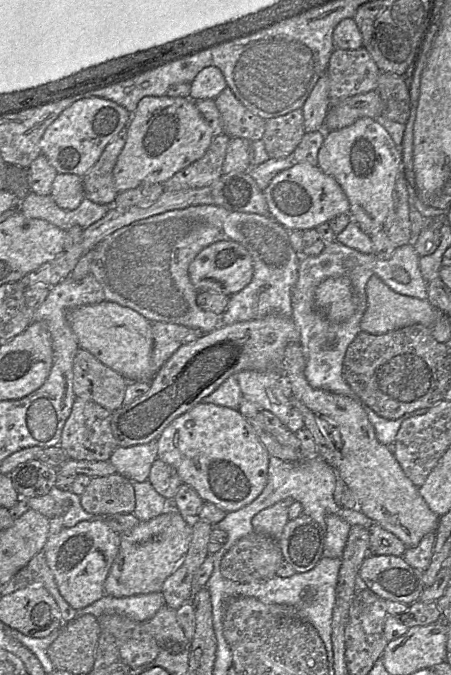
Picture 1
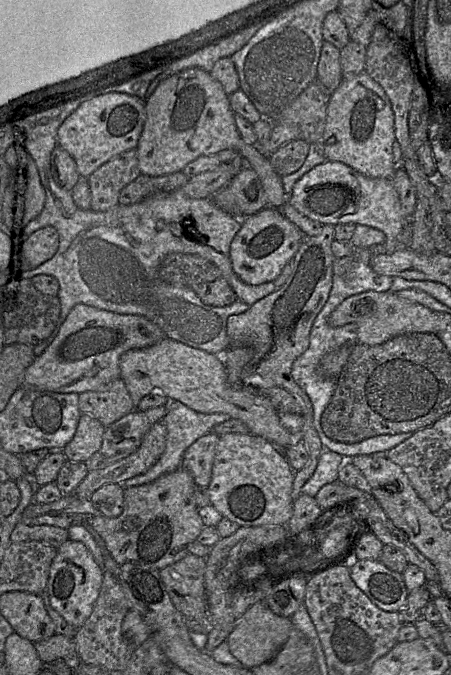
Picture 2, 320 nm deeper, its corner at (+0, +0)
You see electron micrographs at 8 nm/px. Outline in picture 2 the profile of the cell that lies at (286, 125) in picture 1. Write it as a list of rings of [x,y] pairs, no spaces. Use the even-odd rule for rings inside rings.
[[[303,139],[292,140],[279,147],[270,157],[270,164],[280,176],[296,172],[304,163],[309,143]]]

